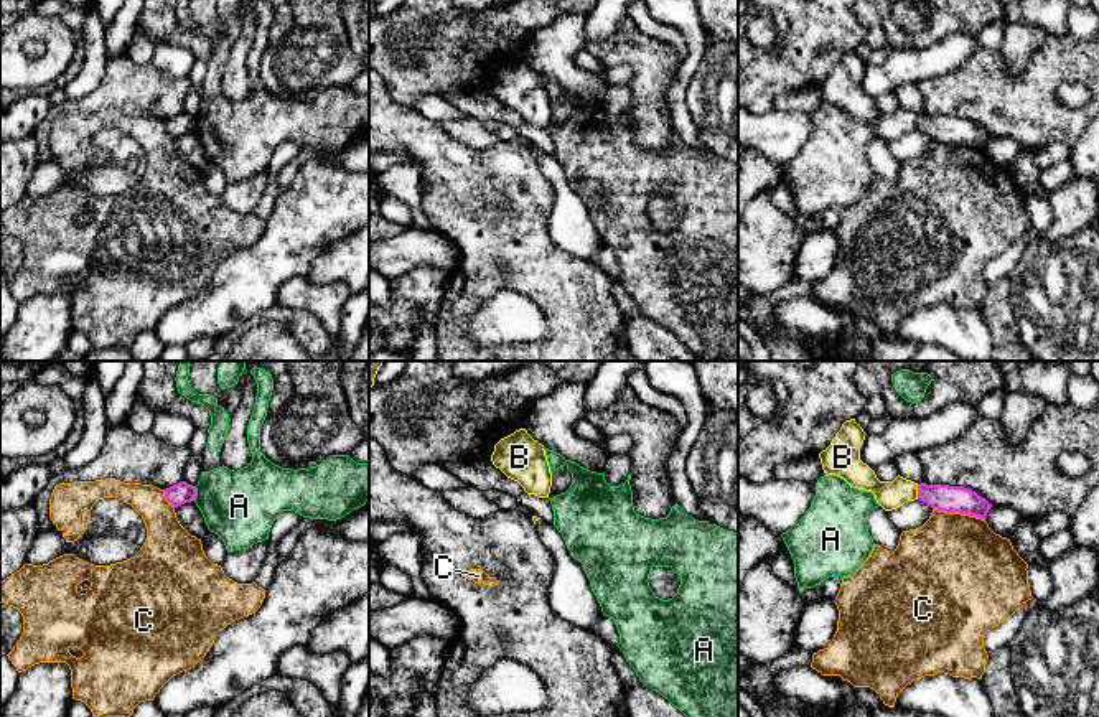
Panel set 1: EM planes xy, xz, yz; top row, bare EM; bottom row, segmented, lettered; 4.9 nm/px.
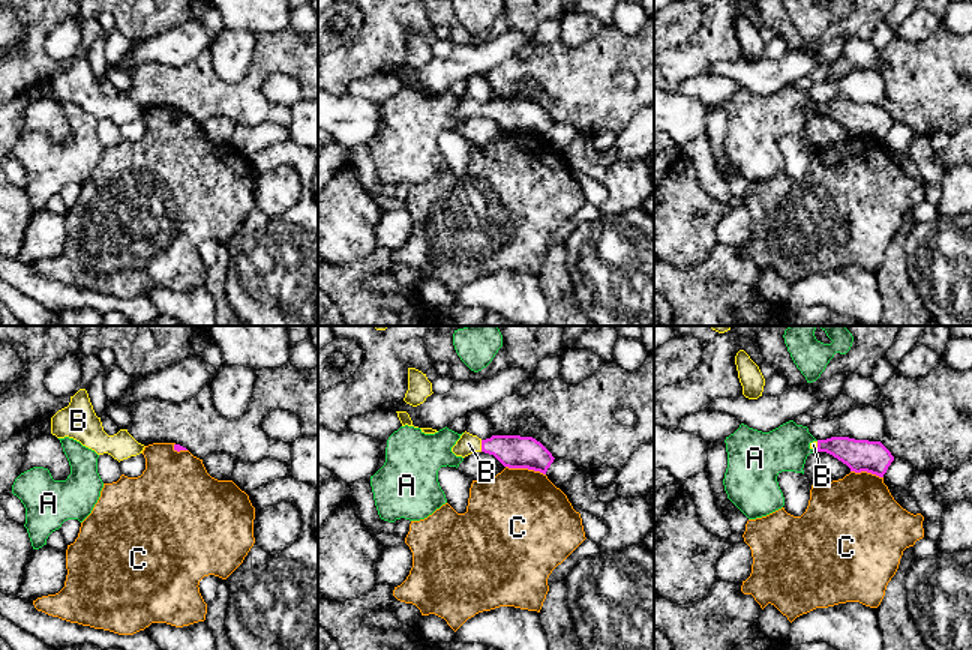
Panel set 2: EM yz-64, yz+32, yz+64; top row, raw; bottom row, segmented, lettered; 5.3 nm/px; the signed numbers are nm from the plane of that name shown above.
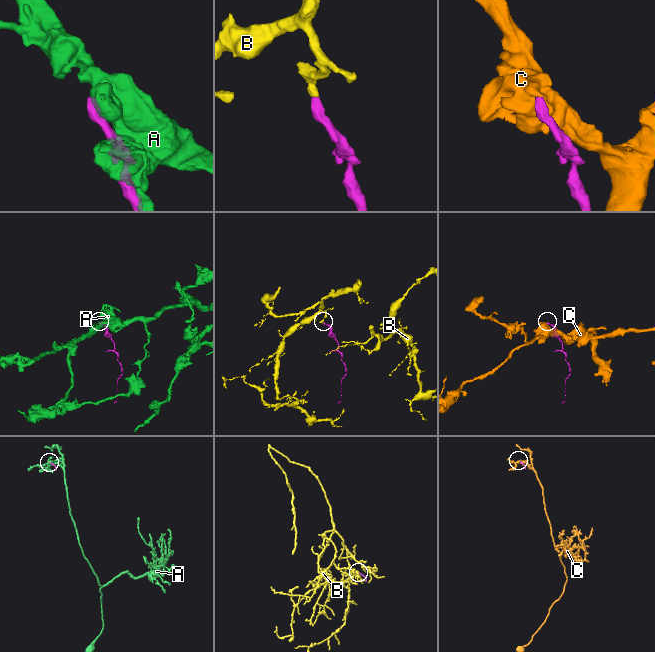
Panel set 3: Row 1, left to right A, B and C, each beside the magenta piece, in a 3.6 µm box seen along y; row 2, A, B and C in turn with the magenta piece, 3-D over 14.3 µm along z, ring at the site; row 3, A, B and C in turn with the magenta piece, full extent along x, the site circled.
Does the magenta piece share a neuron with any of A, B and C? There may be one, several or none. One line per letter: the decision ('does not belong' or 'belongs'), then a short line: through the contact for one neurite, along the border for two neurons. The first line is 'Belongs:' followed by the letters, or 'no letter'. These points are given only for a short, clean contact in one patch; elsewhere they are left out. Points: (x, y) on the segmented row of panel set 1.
Belongs: B
A: does not belong; line xy (193, 487), (195, 500)
B: belongs
C: does not belong; line yz (933, 508), (968, 513), (984, 520)

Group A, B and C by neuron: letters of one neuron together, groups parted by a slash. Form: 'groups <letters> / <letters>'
groups A / B / C

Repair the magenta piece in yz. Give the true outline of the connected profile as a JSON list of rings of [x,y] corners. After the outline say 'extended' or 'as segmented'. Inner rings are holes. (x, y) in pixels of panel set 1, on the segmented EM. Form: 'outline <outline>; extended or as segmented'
outline [[[855,419],[845,420],[830,445],[819,453],[824,473],[844,478],[853,488],[872,491],[885,511],[919,499],[938,511],[987,518],[992,504],[970,488],[918,485],[900,475],[893,481],[880,481],[875,471],[860,460],[865,435]]]; extended

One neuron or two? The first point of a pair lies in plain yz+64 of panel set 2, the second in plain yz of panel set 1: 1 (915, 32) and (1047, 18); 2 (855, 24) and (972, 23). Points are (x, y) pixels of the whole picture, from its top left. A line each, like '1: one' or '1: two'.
1: two
2: one

